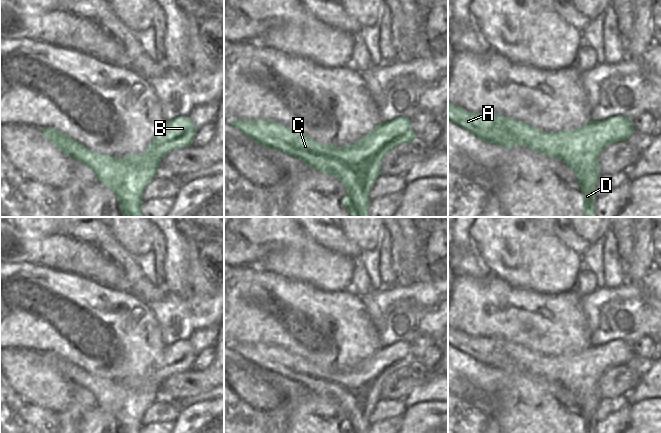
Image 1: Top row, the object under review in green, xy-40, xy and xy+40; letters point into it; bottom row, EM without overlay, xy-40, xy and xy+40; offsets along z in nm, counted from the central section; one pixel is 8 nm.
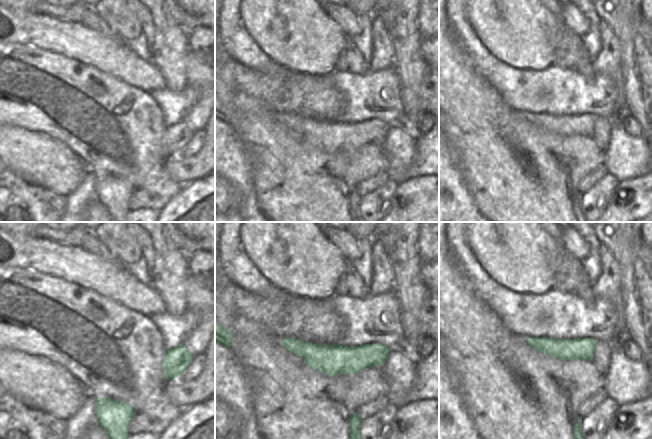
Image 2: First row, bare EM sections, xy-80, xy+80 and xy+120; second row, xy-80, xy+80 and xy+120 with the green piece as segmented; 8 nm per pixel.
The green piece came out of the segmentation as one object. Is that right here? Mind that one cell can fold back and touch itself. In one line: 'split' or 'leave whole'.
leave whole

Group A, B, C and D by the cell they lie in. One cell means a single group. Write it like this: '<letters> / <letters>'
A B C D

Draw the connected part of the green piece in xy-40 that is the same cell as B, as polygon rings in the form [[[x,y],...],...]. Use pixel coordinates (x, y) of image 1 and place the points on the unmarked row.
[[[188,341],[167,345],[142,379],[122,383],[90,375],[56,353],[43,353],[43,358],[57,373],[90,391],[97,405],[116,420],[121,433],[141,433],[143,414],[157,401],[161,384],[172,374],[192,368],[197,354]]]

